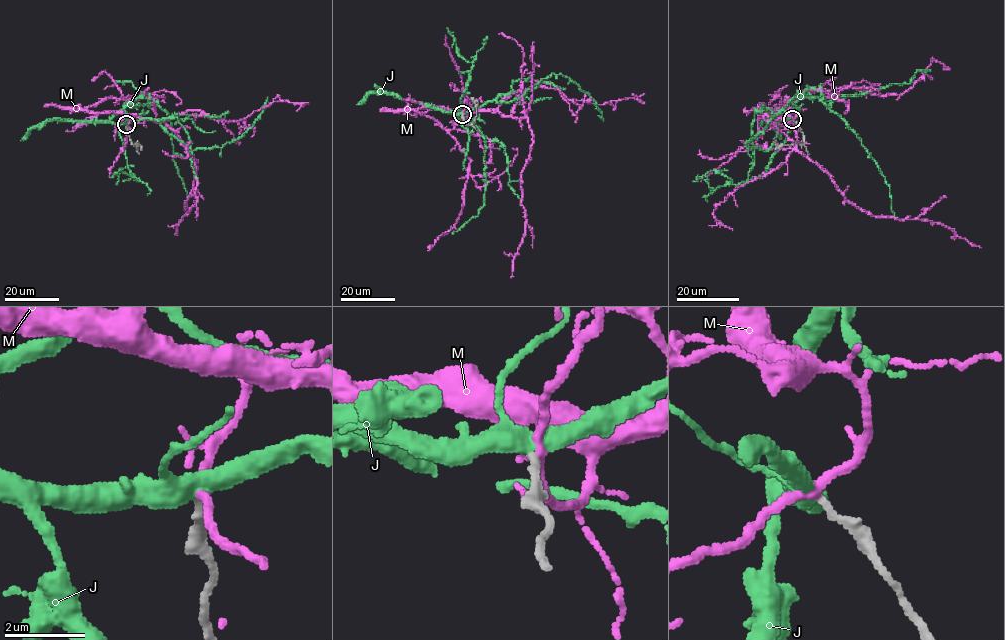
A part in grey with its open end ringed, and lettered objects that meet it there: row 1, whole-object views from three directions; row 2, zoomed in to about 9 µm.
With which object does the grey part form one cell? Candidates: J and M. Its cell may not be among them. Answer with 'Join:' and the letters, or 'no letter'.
Join: J

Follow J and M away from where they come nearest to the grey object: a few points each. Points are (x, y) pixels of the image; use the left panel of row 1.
J: (126, 124), (116, 124), (110, 119), (141, 96), (152, 98), (169, 116), (172, 157), (186, 192), (184, 209)
M: (127, 124), (130, 116), (162, 120), (192, 151), (196, 161), (192, 191), (184, 207), (189, 210), (174, 235)

